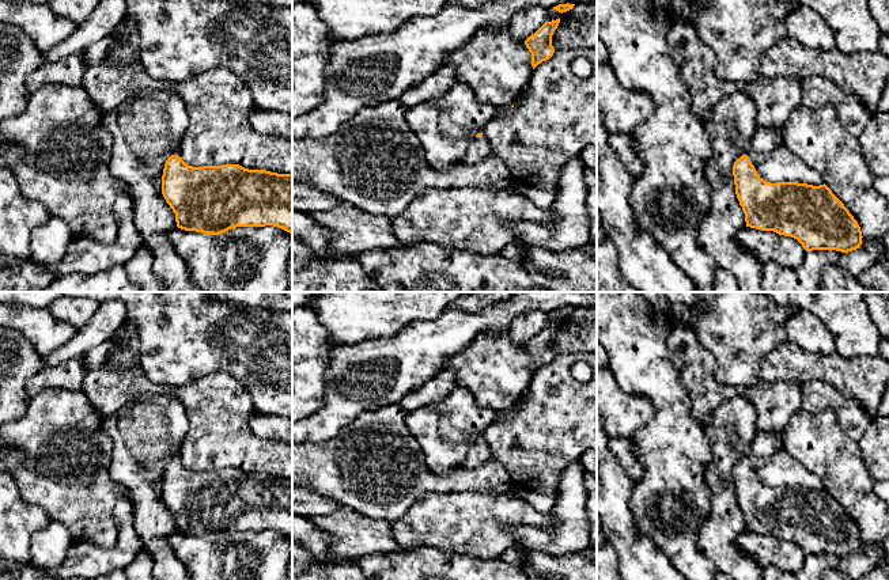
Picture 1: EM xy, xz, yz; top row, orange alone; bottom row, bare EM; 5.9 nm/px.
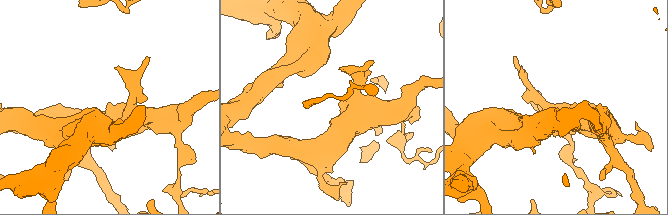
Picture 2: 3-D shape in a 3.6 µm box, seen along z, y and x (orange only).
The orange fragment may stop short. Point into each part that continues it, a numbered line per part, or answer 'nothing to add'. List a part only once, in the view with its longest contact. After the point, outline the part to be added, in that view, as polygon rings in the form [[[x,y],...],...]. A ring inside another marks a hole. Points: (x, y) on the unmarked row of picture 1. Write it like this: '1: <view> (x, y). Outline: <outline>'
1: yz (765, 444). Outline: [[[757,431],[752,448],[744,459],[757,473],[780,450],[783,450],[783,432]]]

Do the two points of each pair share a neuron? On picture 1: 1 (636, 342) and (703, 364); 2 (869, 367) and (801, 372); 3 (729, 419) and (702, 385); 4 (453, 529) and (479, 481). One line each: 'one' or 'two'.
1: two
2: one
3: two
4: two

